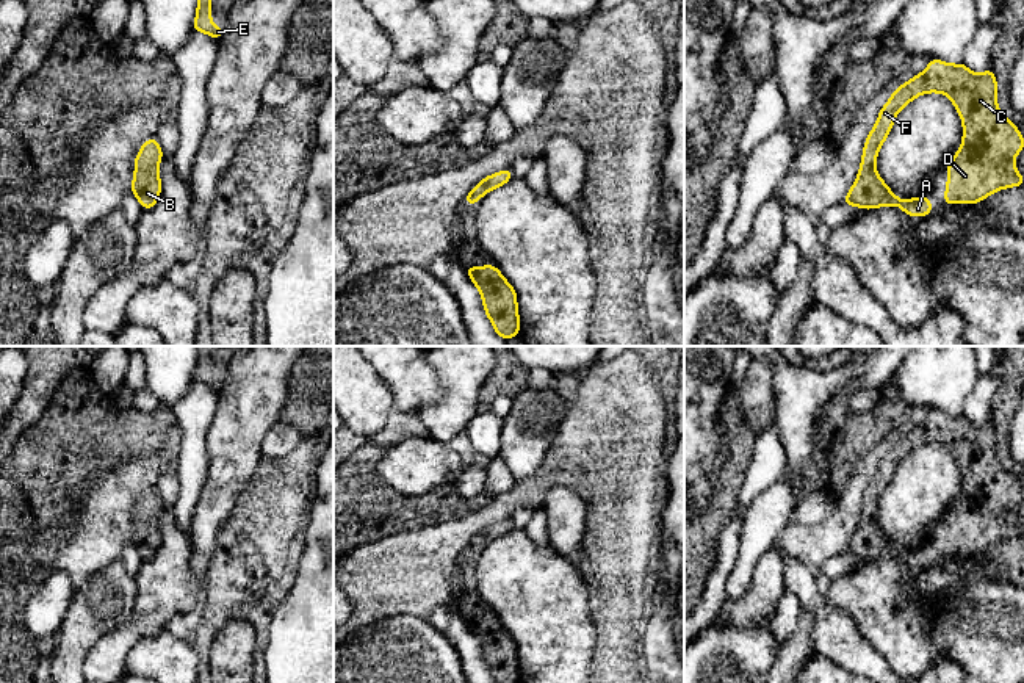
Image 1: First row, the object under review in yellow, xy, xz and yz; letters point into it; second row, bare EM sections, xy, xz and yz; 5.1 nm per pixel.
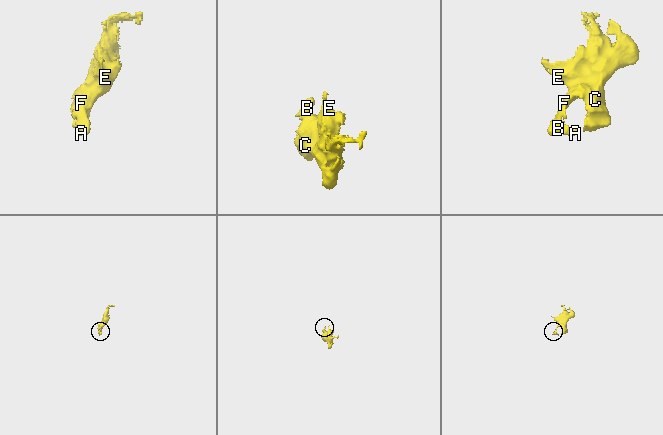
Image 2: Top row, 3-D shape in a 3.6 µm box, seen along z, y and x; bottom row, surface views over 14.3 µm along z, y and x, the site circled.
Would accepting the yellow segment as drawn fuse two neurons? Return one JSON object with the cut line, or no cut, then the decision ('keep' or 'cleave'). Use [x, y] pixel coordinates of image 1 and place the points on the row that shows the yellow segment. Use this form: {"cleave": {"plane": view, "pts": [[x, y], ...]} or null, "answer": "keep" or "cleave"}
{"cleave": null, "answer": "keep"}

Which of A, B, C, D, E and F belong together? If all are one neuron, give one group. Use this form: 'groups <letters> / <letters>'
groups A B C D E F

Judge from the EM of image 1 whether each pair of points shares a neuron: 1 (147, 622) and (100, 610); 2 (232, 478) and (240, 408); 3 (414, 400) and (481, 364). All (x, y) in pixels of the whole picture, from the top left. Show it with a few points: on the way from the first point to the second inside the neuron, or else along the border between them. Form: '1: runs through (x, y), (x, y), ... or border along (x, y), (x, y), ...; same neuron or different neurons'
1: border along (137, 581), (132, 616), (99, 638); different neurons
2: runs through (234, 461), (234, 439), (240, 425); same neuron
3: border along (428, 362), (440, 398), (417, 412); different neurons

